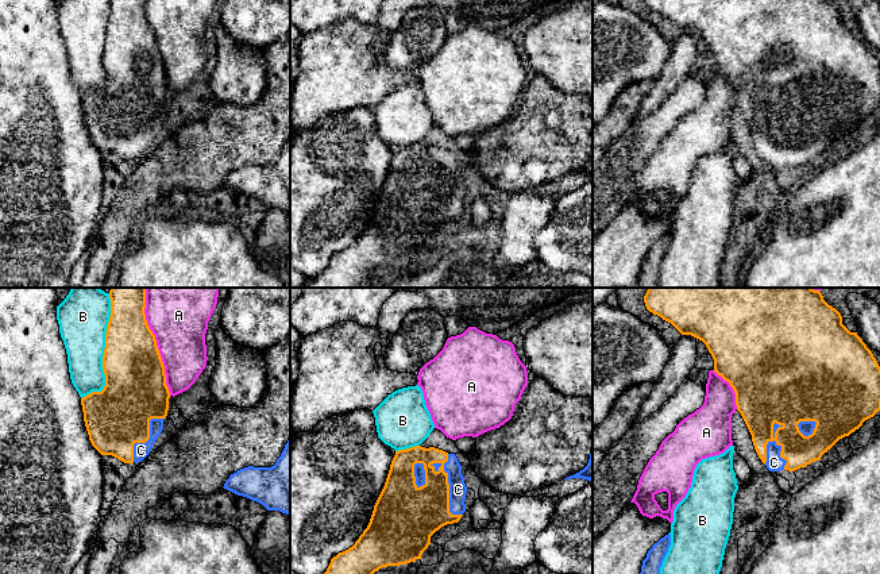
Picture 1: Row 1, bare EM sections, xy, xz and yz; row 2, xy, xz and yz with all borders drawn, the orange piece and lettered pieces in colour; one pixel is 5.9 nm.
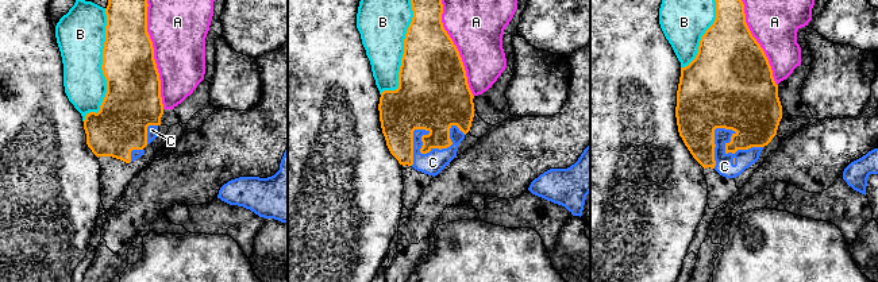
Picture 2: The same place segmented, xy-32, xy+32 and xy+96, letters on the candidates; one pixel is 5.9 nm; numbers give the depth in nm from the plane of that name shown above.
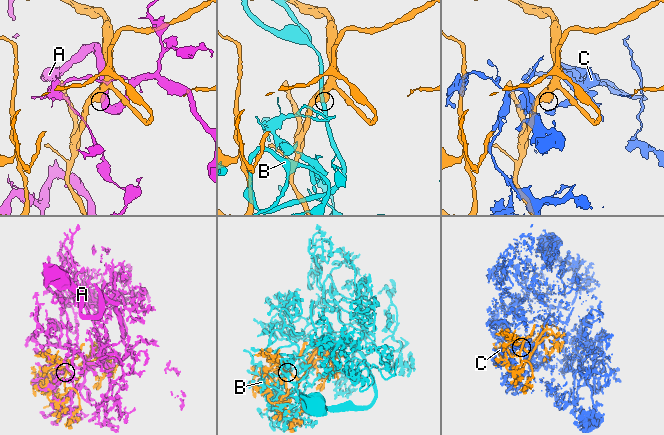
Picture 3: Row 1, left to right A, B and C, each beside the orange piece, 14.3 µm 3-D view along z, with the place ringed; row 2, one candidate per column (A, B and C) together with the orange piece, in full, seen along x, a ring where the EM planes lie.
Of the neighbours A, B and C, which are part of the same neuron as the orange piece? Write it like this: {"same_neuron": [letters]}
{"same_neuron": ["C"]}

